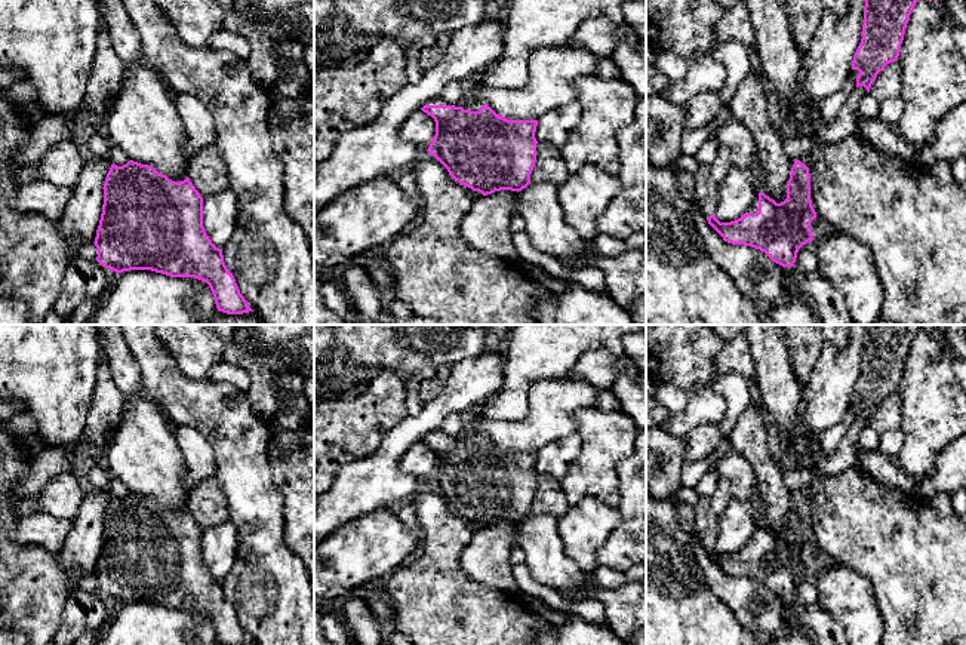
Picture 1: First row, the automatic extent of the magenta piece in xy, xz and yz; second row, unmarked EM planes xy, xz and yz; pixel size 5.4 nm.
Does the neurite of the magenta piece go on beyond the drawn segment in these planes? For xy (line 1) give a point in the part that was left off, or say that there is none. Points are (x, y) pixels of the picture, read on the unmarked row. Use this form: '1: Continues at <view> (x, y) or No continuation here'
1: No continuation here

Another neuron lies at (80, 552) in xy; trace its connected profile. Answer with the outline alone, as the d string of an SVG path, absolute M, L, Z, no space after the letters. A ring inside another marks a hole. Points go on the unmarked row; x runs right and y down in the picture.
M86 488L64 547L56 553L58 563L68 575L70 592L79 587L83 577L95 574L104 537L104 516L111 497L108 488Z

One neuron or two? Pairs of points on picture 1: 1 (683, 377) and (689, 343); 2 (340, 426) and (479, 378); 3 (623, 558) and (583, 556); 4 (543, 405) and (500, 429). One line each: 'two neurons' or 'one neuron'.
1: one neuron
2: two neurons
3: two neurons
4: one neuron

